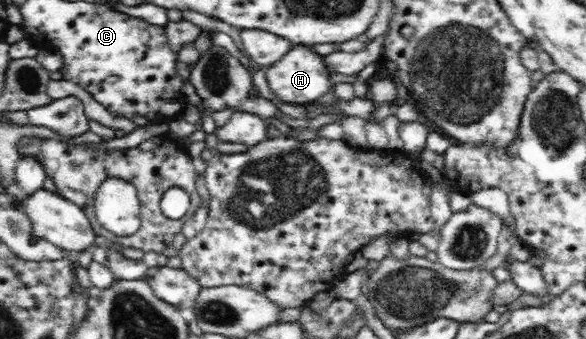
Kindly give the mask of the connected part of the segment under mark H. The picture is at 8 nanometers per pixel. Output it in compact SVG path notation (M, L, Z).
M294 44L278 61L265 68L265 77L271 90L280 99L292 104L314 101L334 91L334 72L328 57L320 54L316 46Z

